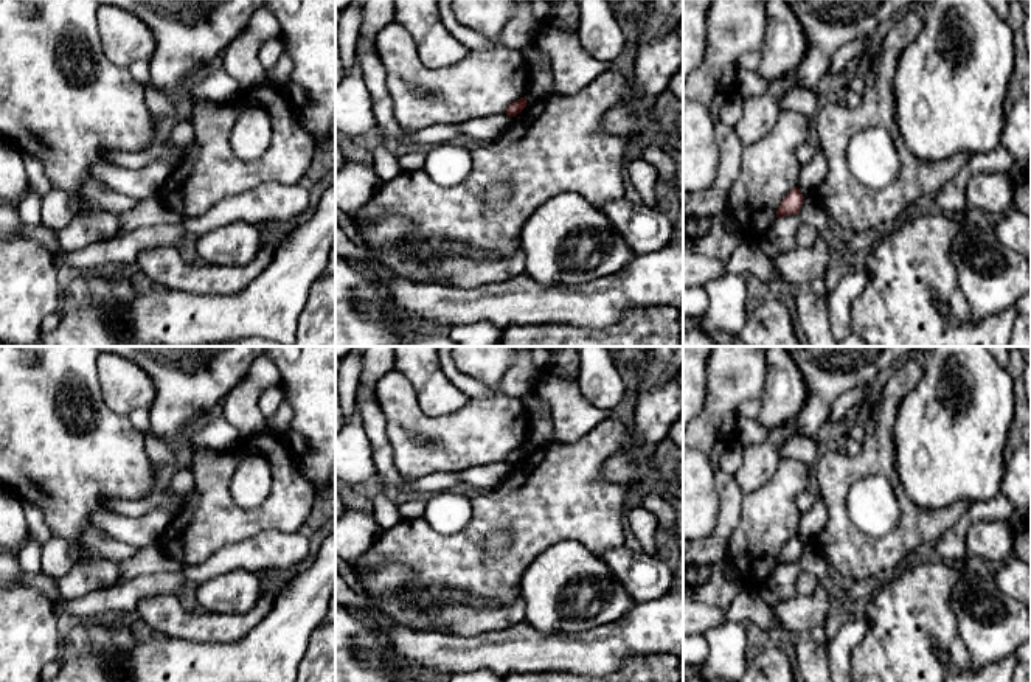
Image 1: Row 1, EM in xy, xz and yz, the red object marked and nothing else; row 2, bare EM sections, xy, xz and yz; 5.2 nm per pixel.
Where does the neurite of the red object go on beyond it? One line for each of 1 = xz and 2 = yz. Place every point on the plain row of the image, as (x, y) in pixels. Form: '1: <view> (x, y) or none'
1: none
2: none

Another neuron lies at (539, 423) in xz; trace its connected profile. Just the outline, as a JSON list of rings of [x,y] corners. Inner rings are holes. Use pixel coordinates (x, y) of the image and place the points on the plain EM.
[[[542,399],[540,410],[528,413],[526,444],[542,446],[548,441],[551,432],[553,432],[551,409],[550,404]]]

